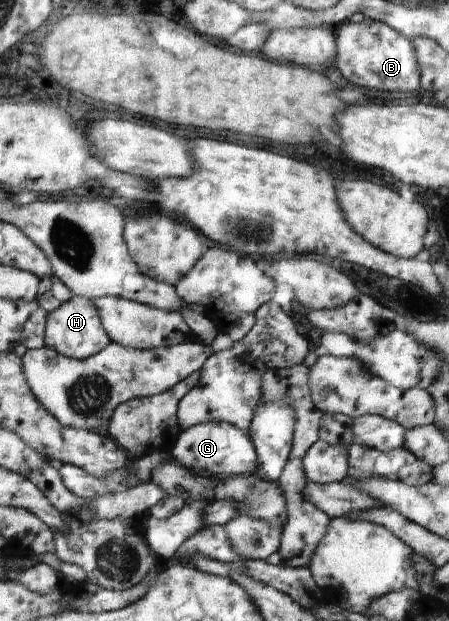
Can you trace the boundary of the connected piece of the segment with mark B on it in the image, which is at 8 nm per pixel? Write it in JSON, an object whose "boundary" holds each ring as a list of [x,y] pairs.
{"boundary":[[[364,18],[362,22],[353,23],[346,21],[334,28],[337,36],[337,56],[332,63],[338,67],[343,78],[357,86],[373,88],[373,90],[387,90],[393,92],[417,92],[421,97],[421,66],[417,60],[416,48],[408,38],[395,32],[388,24]]]}

